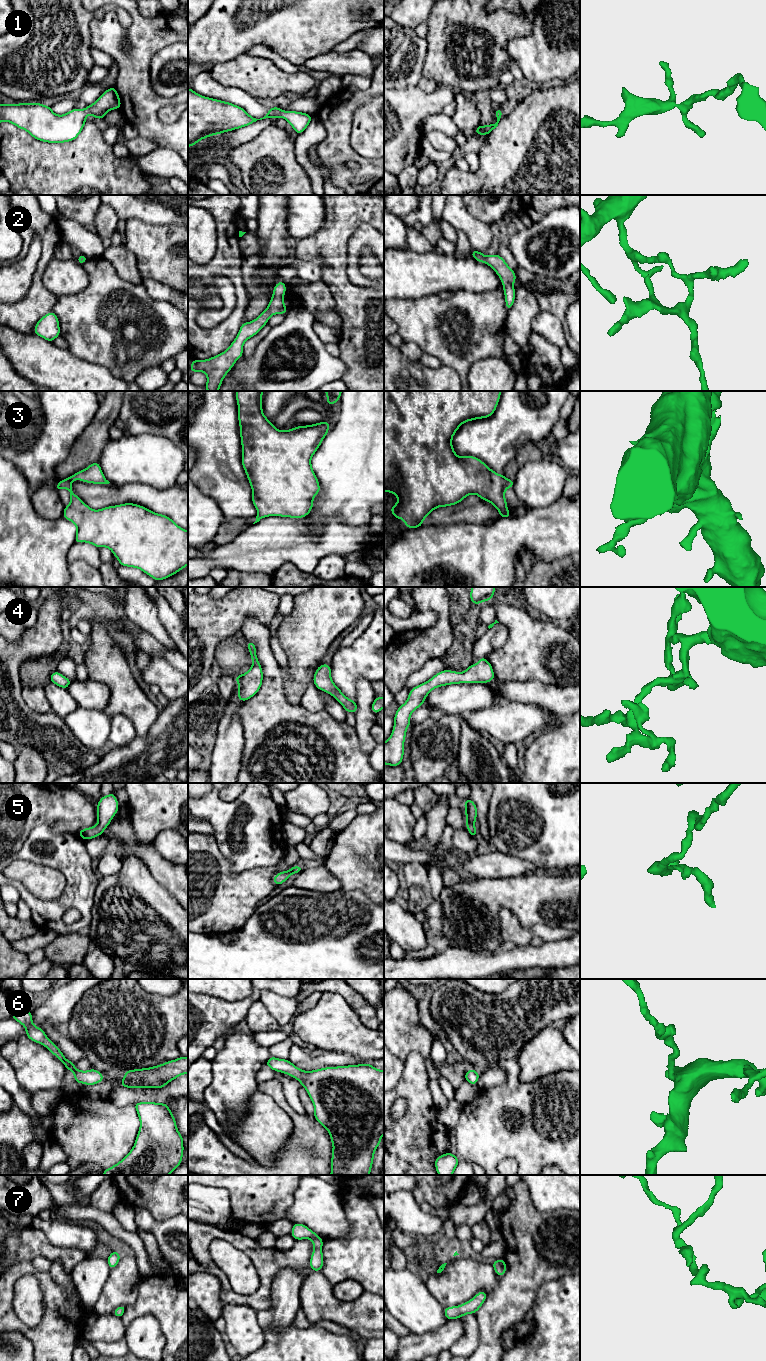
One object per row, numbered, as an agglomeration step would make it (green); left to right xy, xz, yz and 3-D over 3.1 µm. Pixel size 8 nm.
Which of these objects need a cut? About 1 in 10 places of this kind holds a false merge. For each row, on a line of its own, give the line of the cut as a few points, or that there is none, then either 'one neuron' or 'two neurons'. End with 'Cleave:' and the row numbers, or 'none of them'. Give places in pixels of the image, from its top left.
1: no cut | one neuron
2: no cut | one neuron
3: no cut | one neuron
4: no cut | one neuron
5: no cut | one neuron
6: no cut | one neuron
7: no cut | one neuron
Cleave: none of them

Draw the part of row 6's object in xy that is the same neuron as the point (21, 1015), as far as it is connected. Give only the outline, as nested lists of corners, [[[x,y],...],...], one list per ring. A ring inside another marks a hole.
[[[17,1000],[12,1001],[12,1018],[22,1024],[26,1029],[26,1037],[32,1041],[39,1043],[46,1047],[59,1061],[61,1061],[65,1068],[70,1070],[75,1077],[75,1083],[82,1083],[85,1085],[95,1085],[104,1080],[104,1076],[97,1069],[90,1069],[81,1071],[74,1067],[75,1062],[69,1061],[65,1058],[61,1050],[54,1044],[45,1034],[42,1028],[36,1027],[32,1021],[32,1013],[22,1008]]]

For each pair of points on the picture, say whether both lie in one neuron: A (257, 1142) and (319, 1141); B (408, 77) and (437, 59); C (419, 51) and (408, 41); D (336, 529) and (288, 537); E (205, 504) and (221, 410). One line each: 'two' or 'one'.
A: two
B: two
C: one
D: one
E: two

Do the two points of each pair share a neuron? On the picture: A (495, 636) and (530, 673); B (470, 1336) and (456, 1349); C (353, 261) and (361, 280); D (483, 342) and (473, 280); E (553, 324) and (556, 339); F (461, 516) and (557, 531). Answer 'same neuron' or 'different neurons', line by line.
A: different neurons
B: same neuron
C: same neuron
D: different neurons
E: same neuron
F: different neurons

